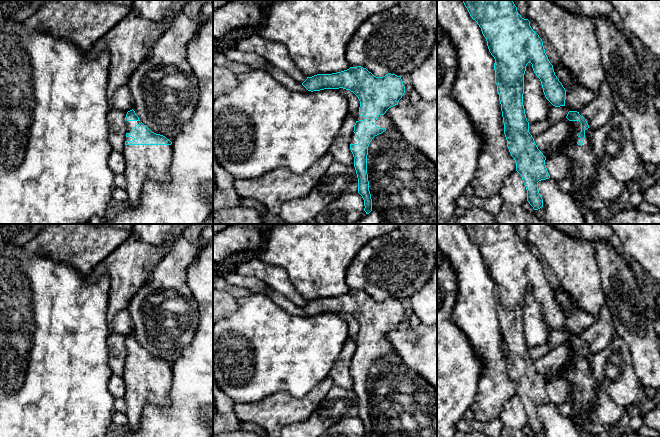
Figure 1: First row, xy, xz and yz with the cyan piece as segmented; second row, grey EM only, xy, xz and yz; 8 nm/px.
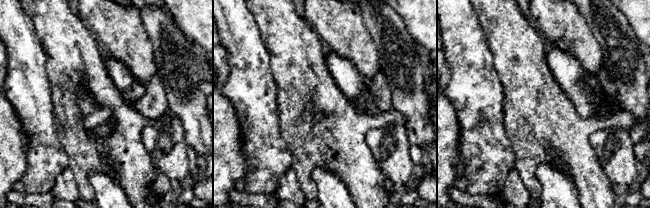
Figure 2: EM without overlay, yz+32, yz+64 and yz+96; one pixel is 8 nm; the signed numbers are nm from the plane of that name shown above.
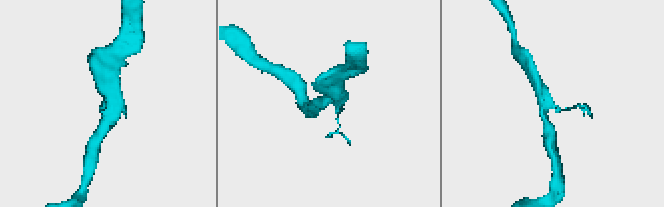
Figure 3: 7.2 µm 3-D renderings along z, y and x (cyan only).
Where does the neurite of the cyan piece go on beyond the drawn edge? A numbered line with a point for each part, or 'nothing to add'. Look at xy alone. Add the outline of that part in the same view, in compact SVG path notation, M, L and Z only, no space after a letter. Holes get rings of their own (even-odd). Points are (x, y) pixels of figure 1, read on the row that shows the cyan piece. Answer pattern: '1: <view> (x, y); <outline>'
1: xy (143, 162); M125 145L126 191L128 205L138 205L143 184L147 180L165 183L169 180L172 145Z

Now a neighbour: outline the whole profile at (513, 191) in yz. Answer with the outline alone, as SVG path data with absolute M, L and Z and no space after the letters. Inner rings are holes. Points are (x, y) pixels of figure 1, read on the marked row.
M516 170L505 178L500 195L504 203L512 205L522 206L527 201L526 187Z

